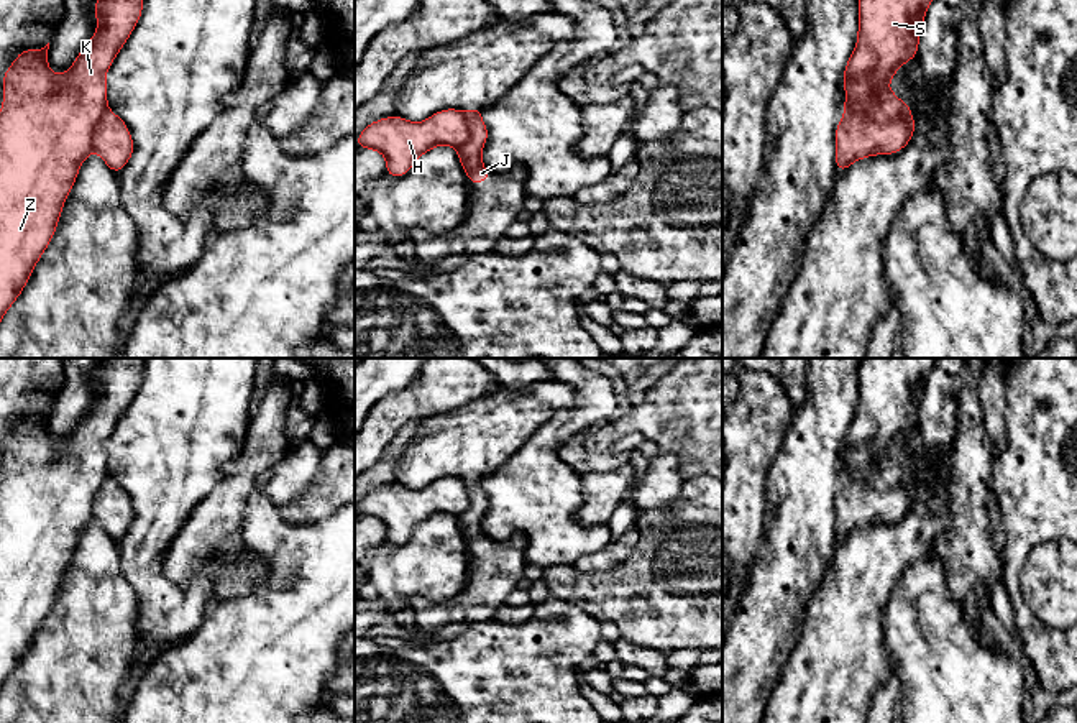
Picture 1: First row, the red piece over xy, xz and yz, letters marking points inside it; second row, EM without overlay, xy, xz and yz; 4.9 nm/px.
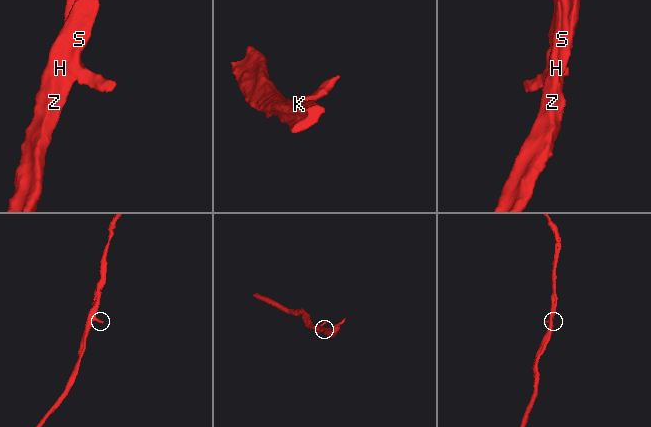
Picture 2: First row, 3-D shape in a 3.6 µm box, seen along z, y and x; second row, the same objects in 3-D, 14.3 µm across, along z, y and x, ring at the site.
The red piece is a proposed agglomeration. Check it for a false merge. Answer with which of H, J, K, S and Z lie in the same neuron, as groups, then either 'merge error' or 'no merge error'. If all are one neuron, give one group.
H K S Z / J; merge error

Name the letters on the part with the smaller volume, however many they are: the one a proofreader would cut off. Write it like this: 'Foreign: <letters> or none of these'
Foreign: J

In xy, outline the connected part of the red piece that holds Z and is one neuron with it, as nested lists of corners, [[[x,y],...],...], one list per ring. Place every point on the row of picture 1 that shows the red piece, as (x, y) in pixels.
[[[97,0],[94,8],[97,33],[84,44],[69,71],[61,76],[51,72],[46,59],[48,43],[41,49],[20,53],[3,74],[5,95],[0,112],[0,320],[26,286],[31,271],[49,245],[79,168],[94,151],[94,130],[108,110],[105,74],[136,26],[143,0]]]

